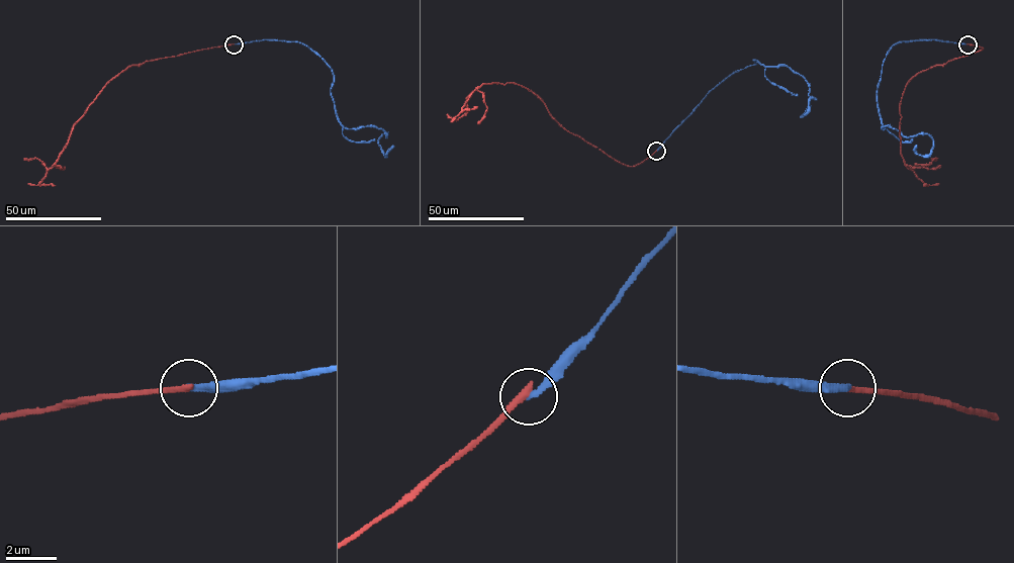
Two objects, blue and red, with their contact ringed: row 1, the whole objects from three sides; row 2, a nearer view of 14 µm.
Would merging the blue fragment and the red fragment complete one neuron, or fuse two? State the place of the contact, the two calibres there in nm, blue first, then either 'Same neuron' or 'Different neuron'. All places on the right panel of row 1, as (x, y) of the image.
Place: (968, 44). Thickness 240 nm (blue) against 280 nm. Different neuron

